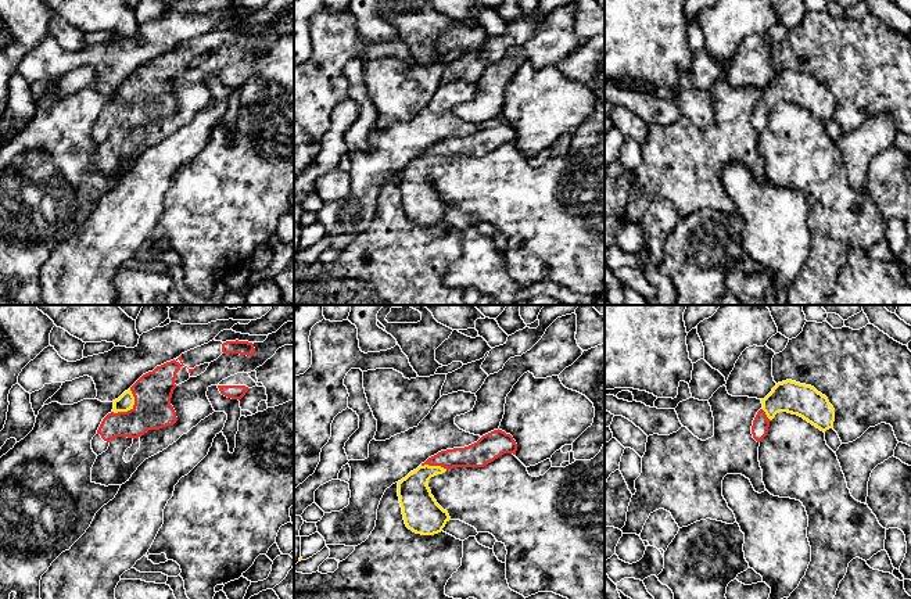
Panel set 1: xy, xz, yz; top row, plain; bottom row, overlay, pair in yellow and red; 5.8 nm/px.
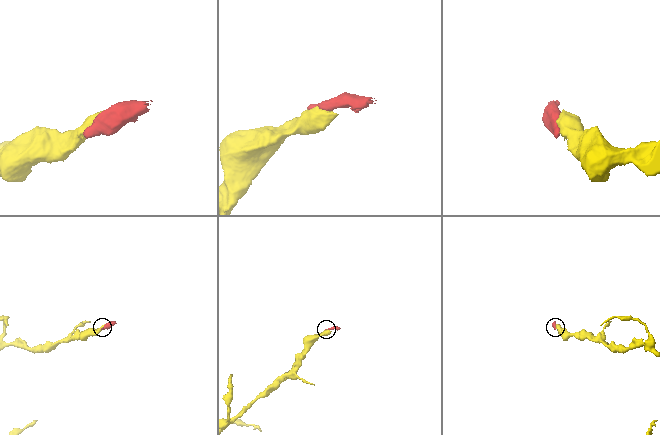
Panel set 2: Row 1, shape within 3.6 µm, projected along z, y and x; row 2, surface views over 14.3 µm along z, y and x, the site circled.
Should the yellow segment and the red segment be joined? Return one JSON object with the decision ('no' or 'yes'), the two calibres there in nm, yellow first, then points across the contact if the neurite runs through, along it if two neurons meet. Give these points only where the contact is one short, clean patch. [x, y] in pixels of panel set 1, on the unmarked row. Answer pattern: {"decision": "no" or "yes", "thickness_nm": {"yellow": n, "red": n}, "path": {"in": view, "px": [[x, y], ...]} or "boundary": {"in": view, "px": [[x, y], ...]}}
{"decision": "yes", "thickness_nm": {"yellow": 100, "red": 220}, "path": {"in": "xy", "px": [[125, 92], [131, 97], [153, 81]]}}

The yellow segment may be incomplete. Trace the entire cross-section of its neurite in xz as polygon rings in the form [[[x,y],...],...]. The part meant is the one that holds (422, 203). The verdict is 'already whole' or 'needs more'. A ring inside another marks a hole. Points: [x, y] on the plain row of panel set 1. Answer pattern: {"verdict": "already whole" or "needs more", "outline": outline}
{"verdict": "needs more", "outline": [[[498,118],[469,136],[441,140],[428,147],[398,171],[398,186],[406,216],[416,223],[434,225],[451,209],[448,201],[431,184],[427,175],[431,166],[453,157],[484,157],[503,143],[516,144],[516,140],[517,133],[513,126]]]}

